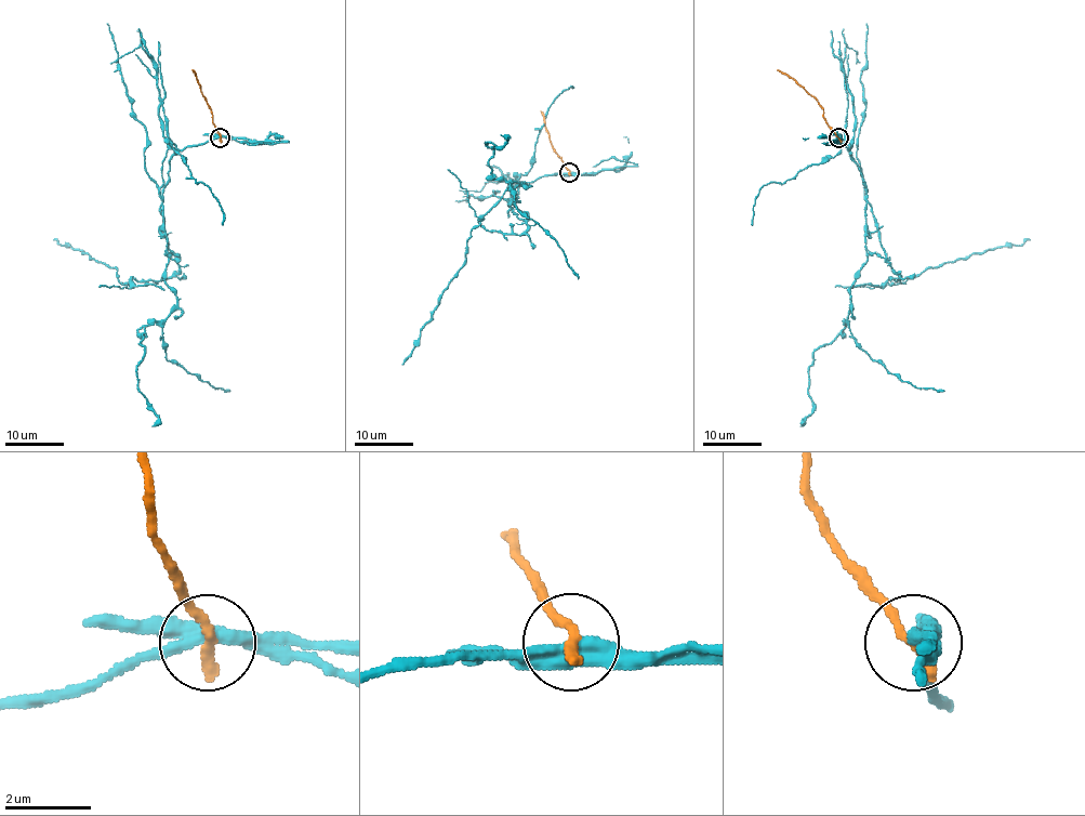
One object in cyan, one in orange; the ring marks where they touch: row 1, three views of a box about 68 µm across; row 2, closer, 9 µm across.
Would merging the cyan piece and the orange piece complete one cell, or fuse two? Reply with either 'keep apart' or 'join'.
keep apart

